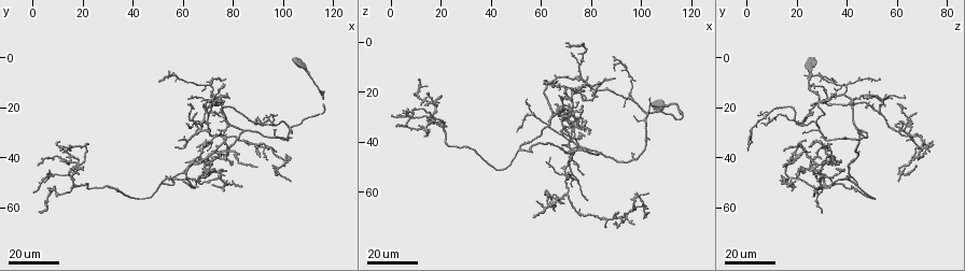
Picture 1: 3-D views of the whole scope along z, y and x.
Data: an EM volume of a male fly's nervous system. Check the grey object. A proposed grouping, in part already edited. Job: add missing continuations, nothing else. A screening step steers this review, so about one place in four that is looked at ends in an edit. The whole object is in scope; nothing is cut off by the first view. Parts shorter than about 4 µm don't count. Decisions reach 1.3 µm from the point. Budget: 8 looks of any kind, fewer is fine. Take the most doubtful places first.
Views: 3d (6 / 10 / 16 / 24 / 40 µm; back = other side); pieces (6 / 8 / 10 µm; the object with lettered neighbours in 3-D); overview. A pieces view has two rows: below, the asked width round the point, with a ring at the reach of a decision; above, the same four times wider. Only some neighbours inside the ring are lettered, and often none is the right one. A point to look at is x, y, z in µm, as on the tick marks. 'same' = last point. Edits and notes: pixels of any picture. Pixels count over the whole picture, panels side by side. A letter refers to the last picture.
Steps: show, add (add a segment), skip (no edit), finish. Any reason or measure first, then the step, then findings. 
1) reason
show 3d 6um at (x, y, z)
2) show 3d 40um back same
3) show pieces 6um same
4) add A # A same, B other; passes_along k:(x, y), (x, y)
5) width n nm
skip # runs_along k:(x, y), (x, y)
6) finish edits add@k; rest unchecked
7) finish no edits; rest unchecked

branch stops here
show 3d 16um at (79, 17, 63)

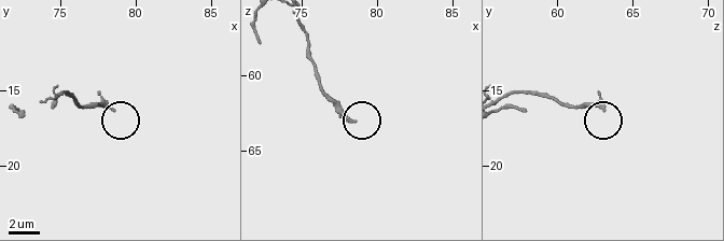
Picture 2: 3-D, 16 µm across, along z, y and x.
show pieces 6um at (78.4, 16.4, 63.0)

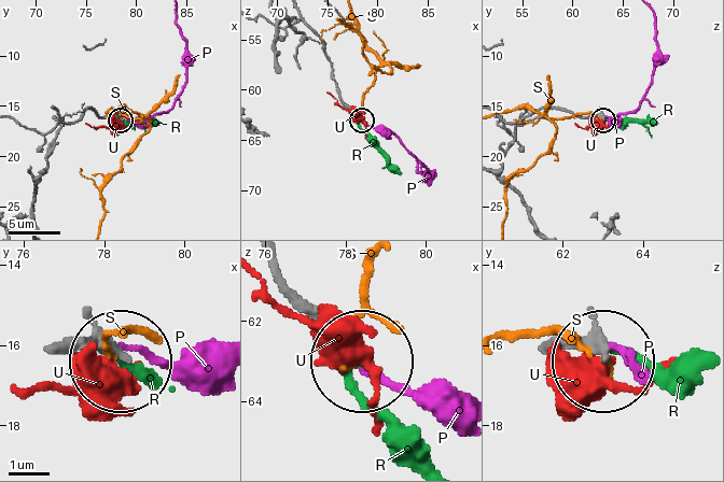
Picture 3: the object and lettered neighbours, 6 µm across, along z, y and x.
skip # P other, R other, S other, U other; runs_along 3:(551, 345), (598, 352); no lettered segment goes on from it

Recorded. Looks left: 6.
free end
show 3d 24um at (11, 37, 15)

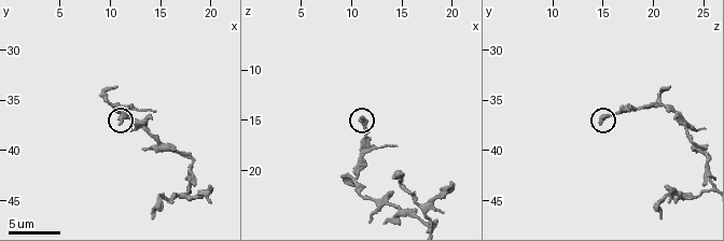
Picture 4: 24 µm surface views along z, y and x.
show pieces 10um at (10.8, 37.2, 14.8)

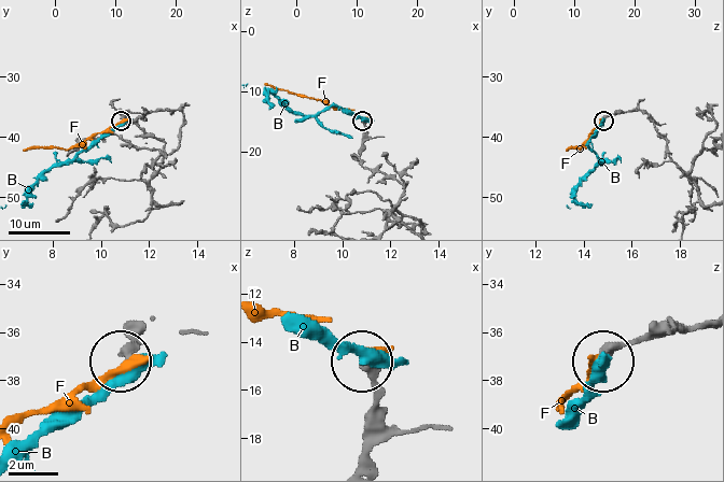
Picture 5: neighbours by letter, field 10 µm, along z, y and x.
skip # B other, F other; no lettered segment goes on from it

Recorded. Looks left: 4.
long arm stops here
show 3d 24um at (2, 61, 30)

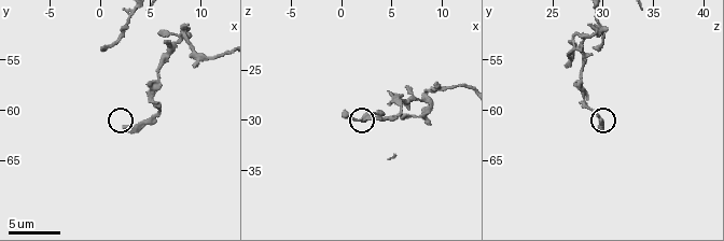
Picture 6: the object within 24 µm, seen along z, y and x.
show pieces 6um at (2.6, 61.8, 29.6)

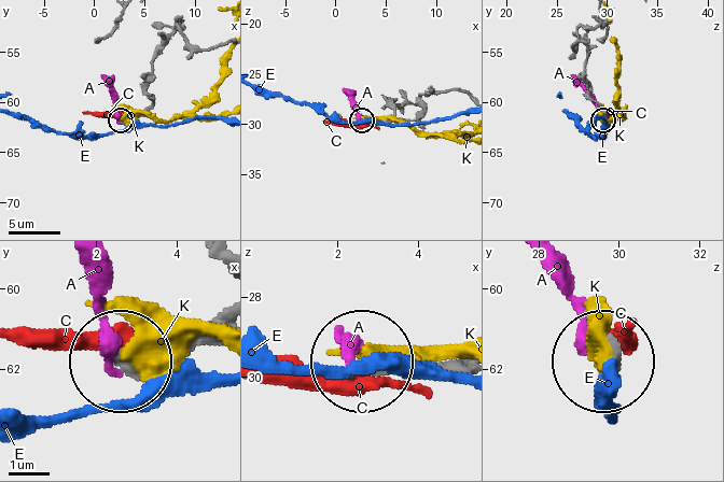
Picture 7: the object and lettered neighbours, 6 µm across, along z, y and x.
skip # A other, C other, E other, K other; no lettered segment goes on from it

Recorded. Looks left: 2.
free end
show 3d 16um at (2, 43, 34)

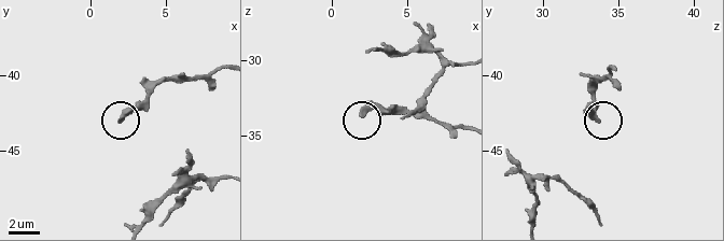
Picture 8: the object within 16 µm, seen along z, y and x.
show pieces 10um at (2.0, 43.0, 33.8)

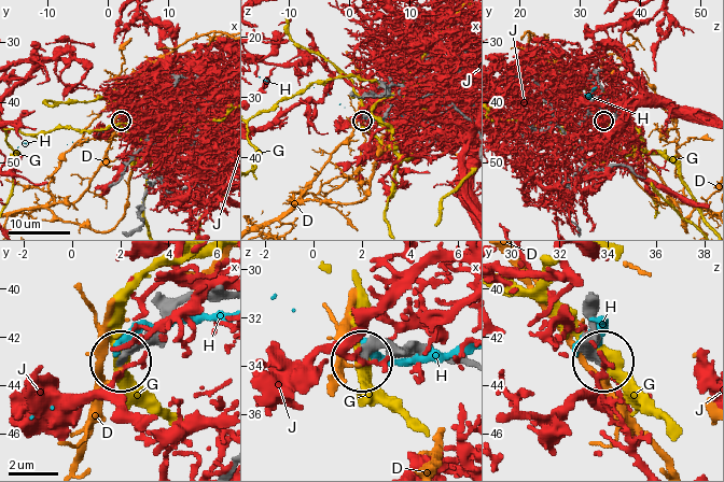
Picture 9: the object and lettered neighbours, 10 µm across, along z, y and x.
width 270 nm
skip # D other, G other, H other, J other; none of them fits

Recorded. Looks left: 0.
finish no edits; rest unchecked

